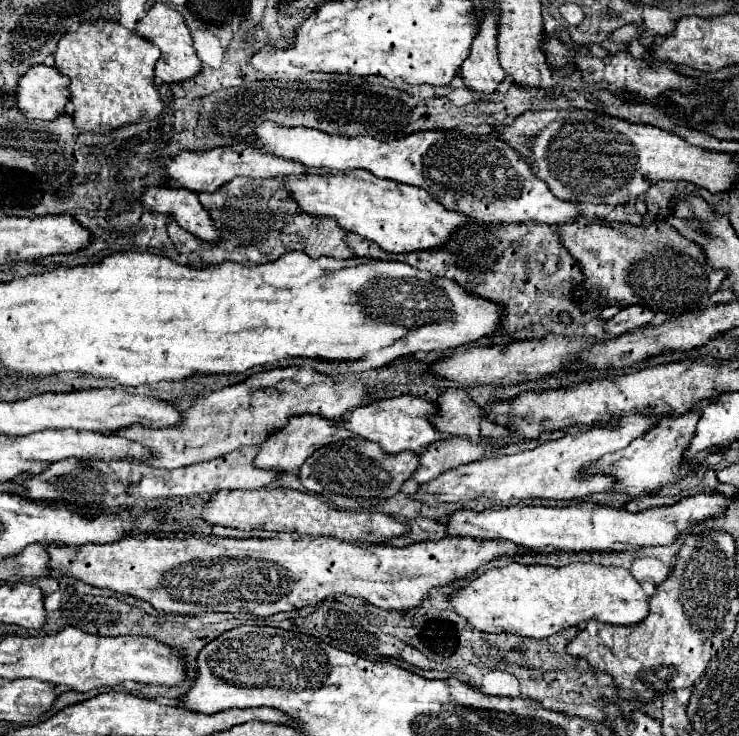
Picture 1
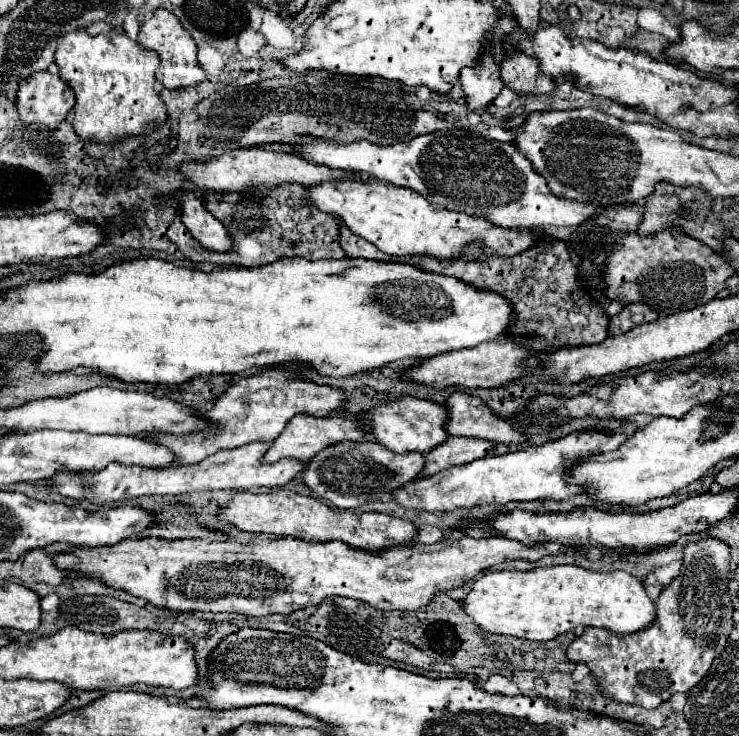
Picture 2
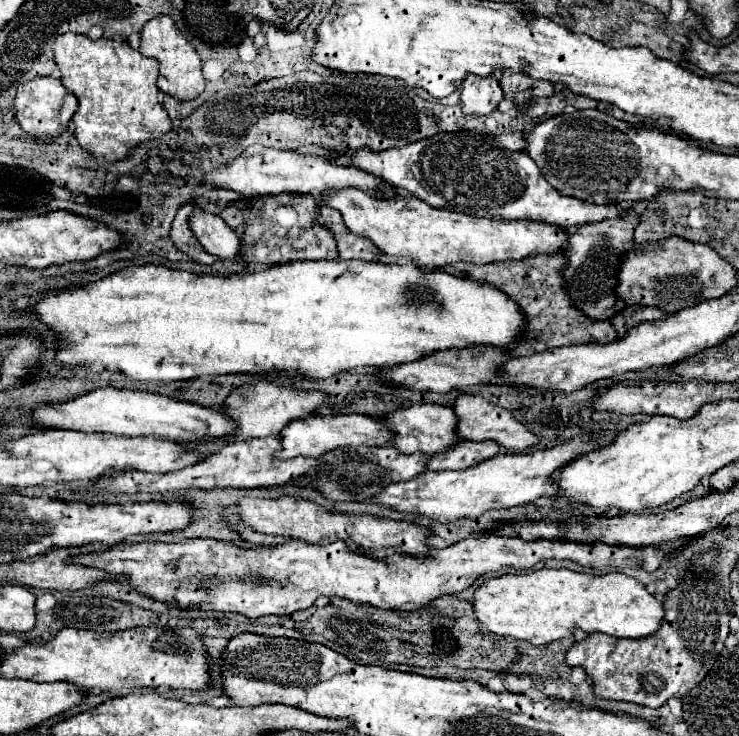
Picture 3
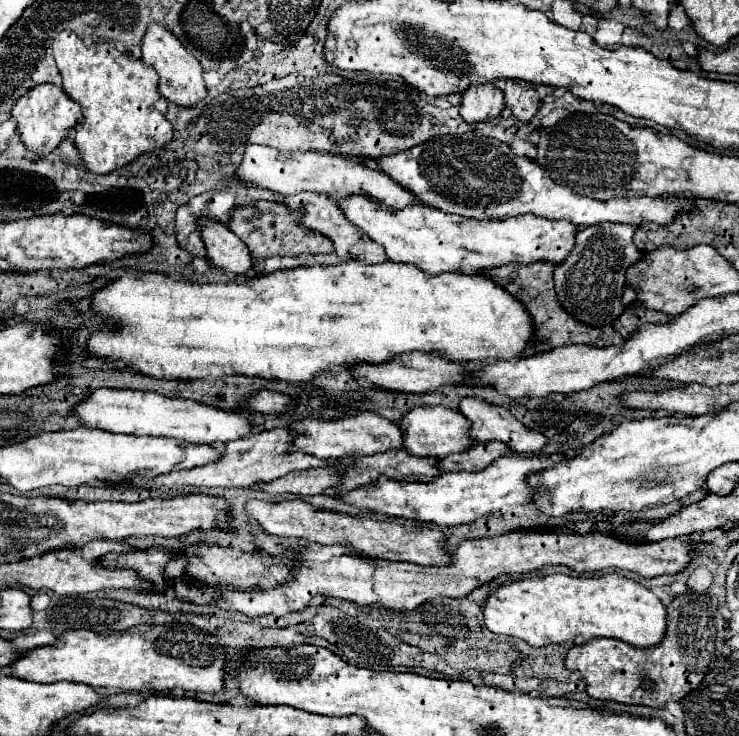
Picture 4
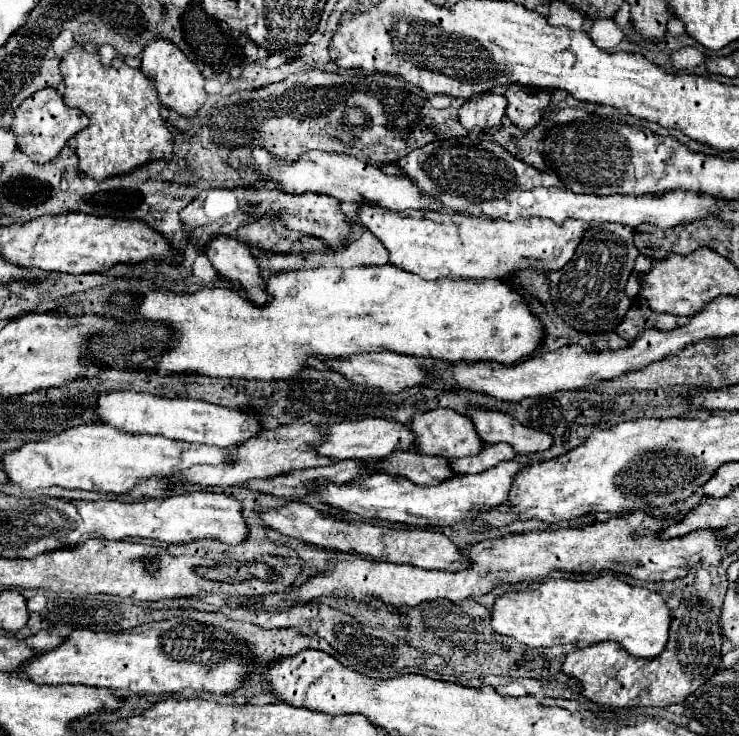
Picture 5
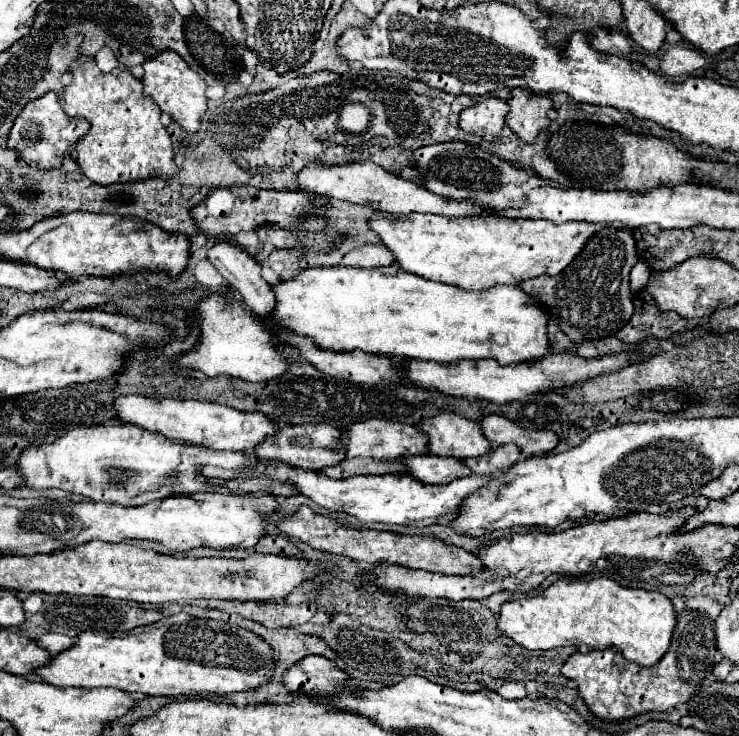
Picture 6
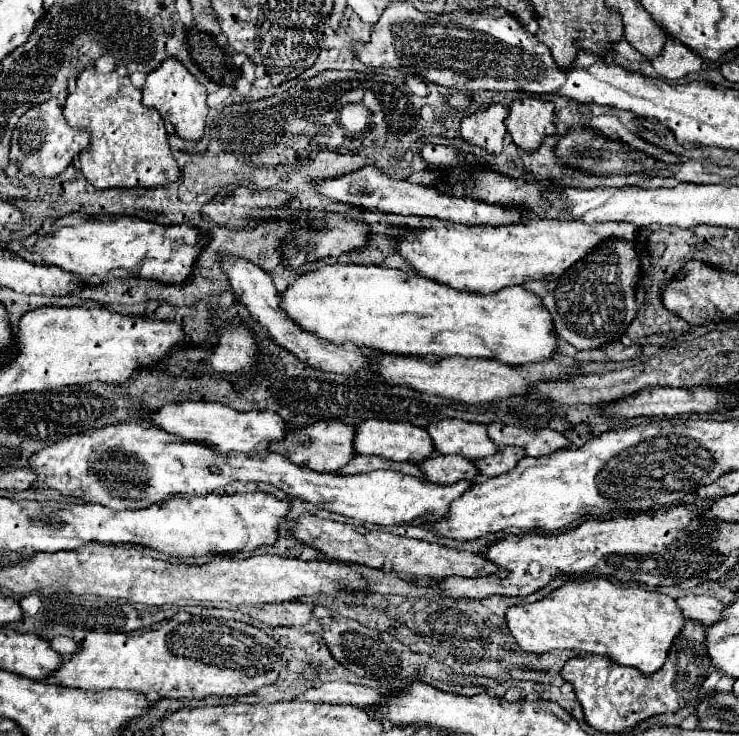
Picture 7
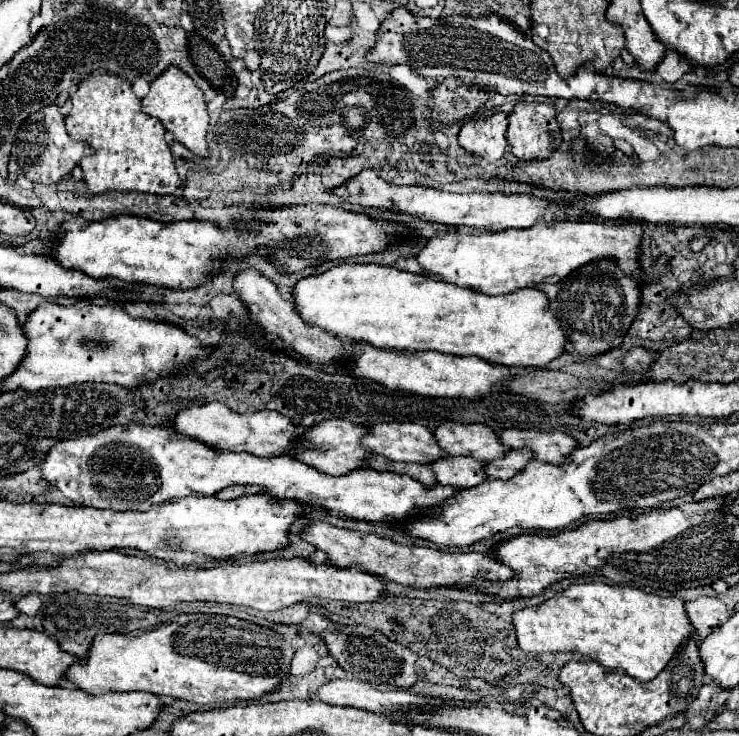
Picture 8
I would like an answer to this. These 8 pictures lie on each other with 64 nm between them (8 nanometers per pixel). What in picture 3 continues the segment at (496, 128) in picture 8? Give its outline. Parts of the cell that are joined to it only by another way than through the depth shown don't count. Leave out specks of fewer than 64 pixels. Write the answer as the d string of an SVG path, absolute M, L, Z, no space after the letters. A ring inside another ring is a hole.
M466 76L462 84L462 112L470 116L488 116L504 98L504 92L494 76Z

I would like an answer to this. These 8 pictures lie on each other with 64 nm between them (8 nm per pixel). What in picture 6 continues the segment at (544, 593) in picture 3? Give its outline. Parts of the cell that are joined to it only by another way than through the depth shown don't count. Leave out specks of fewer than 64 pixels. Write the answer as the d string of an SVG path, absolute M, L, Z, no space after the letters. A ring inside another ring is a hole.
M600 576L590 582L558 580L534 598L506 602L500 612L500 630L528 650L552 650L586 644L590 650L616 648L628 662L656 666L670 646L676 628L672 600L660 592L624 588L612 578Z

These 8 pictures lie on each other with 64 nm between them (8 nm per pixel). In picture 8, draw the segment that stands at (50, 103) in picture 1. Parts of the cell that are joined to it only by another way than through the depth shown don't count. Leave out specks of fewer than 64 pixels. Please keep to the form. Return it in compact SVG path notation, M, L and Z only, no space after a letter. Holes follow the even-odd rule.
M48 106L32 114L26 120L26 128L20 128L16 132L16 142L12 148L8 172L14 176L26 176L30 182L38 184L56 184L66 174L70 174L80 164L82 158L90 154L92 148L88 148L88 144L80 144L68 136L58 106Z

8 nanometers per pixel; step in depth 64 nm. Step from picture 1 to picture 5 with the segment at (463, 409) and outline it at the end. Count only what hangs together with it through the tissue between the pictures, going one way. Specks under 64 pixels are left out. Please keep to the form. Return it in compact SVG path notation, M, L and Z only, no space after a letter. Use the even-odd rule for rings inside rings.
M476 410L468 414L476 426L478 436L486 444L508 442L518 454L534 454L544 452L552 446L552 436L540 430L532 430L522 426L514 416L504 412L484 412Z

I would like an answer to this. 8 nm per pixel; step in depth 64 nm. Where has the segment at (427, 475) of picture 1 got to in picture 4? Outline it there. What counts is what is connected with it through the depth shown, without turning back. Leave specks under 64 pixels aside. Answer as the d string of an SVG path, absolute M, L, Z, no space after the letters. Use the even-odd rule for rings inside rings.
M504 442L476 444L476 446L472 446L472 450L464 452L464 454L446 456L444 460L438 462L438 468L442 472L462 472L462 470L464 472L478 472L508 452L510 452L510 448Z

